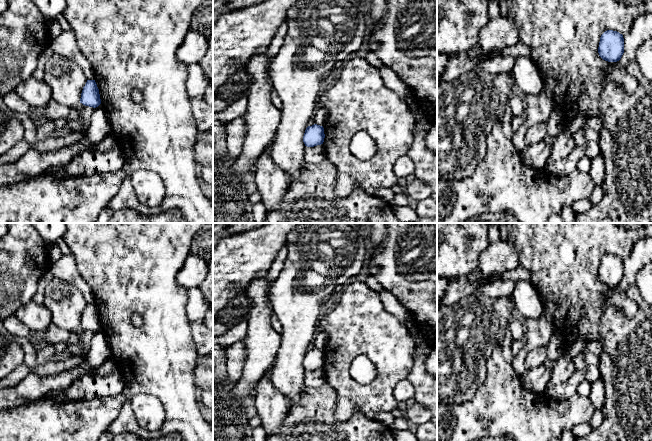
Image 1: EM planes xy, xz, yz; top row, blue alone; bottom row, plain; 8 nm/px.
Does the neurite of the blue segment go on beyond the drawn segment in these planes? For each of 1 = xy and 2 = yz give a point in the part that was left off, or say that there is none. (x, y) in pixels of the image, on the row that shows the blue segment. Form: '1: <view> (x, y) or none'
1: none
2: none

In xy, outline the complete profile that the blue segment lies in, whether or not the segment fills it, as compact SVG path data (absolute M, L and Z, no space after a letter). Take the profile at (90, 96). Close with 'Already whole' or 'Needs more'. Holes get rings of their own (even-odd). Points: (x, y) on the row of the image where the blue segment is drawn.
M87 80L81 93L80 103L93 108L101 104L99 89L95 80Z. Already whole

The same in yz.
M613 30L605 31L600 37L598 53L605 61L619 61L624 53L623 35Z. Already whole

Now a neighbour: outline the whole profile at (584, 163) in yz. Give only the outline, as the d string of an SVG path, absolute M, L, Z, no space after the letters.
M584 155L577 164L577 170L583 173L589 173L590 166L591 159L588 156Z

